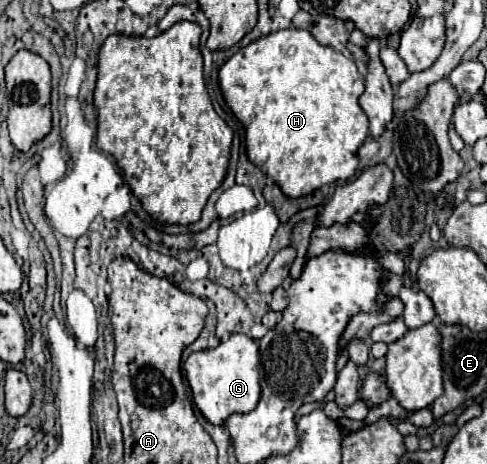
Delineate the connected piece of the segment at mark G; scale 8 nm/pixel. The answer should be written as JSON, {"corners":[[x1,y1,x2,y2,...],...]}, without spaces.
{"corners":[[233,334,213,350,191,354,185,362,185,378,191,386,195,406,211,424,225,424,233,412,251,412,261,394,259,350,255,340,245,334]]}

